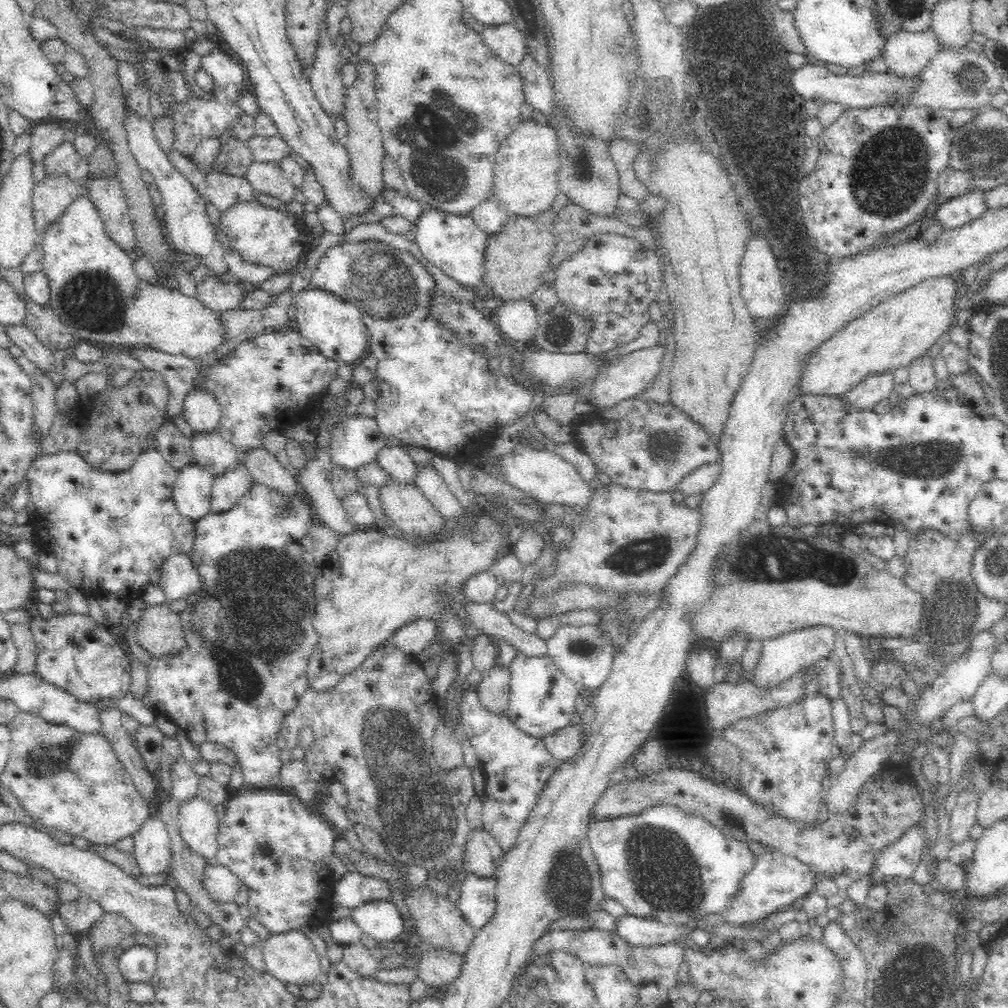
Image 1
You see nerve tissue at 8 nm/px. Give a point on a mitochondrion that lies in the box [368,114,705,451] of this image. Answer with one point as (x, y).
(580, 162)

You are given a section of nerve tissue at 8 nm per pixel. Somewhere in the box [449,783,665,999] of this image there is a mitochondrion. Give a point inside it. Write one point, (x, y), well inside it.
(567, 878)

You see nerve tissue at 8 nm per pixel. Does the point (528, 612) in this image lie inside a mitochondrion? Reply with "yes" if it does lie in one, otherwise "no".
no

